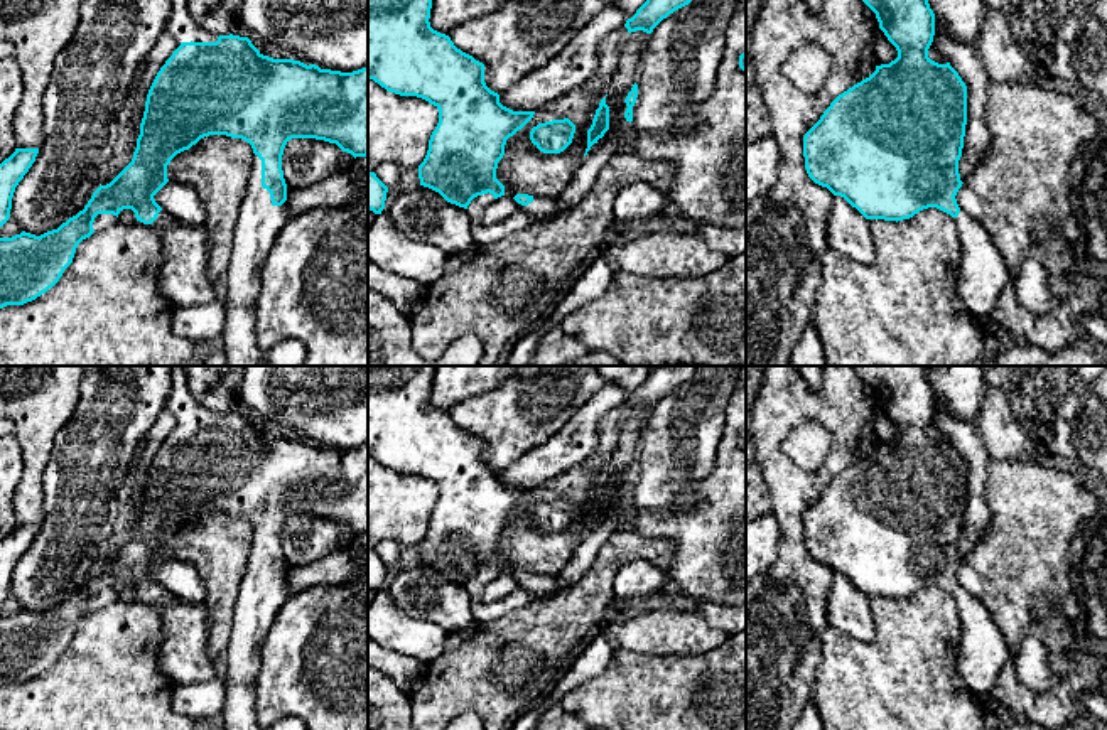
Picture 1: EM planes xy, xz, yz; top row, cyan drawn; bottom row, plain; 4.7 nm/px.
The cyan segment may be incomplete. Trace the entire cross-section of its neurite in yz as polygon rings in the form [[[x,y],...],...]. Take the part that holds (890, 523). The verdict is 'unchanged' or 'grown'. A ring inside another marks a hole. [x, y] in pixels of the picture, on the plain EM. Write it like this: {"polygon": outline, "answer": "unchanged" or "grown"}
{"polygon": [[[852,366],[876,391],[898,435],[839,472],[803,514],[808,555],[844,575],[866,597],[903,598],[937,585],[955,597],[960,617],[957,668],[975,695],[989,695],[1001,669],[1012,661],[1002,634],[980,598],[957,582],[962,565],[958,538],[967,502],[967,464],[958,450],[928,435],[935,391],[926,366]]], "answer": "grown"}

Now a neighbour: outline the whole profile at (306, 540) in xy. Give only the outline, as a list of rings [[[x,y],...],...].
[[[292,516],[282,533],[282,548],[289,568],[316,563],[339,548],[343,528],[336,521],[316,516]]]

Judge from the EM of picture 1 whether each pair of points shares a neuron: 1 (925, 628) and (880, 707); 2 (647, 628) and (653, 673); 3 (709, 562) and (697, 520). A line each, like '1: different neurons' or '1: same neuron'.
1: same neuron
2: different neurons
3: same neuron

